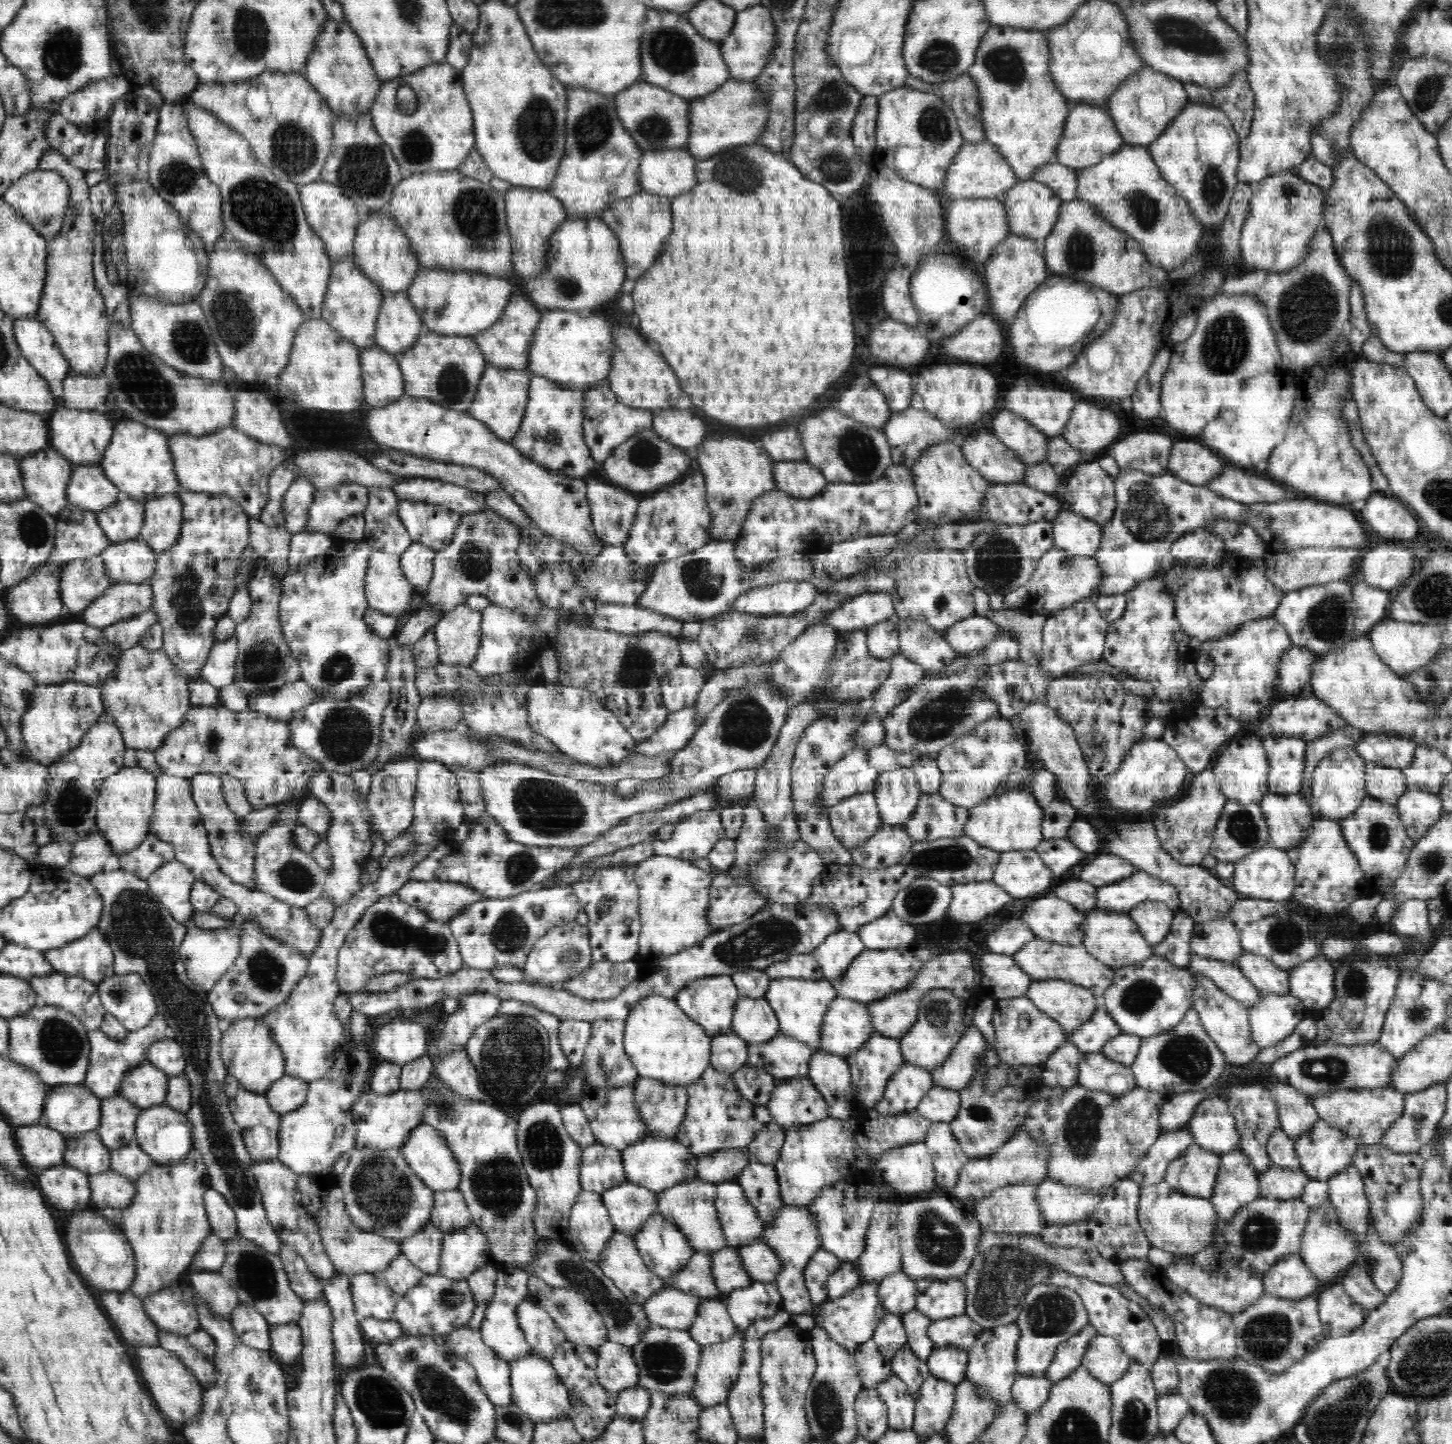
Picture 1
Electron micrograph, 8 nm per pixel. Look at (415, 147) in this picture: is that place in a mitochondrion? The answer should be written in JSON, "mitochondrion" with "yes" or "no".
{"mitochondrion":"yes"}

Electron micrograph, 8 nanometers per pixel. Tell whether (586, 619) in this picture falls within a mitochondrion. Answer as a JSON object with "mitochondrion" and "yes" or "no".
{"mitochondrion":"no"}

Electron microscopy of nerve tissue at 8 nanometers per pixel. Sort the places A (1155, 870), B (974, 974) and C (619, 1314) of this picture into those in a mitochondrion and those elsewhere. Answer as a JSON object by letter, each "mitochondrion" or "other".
{"A":"other","B":"other","C":"mitochondrion"}

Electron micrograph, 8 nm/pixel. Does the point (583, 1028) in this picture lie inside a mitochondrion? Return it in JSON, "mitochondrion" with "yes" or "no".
{"mitochondrion":"no"}

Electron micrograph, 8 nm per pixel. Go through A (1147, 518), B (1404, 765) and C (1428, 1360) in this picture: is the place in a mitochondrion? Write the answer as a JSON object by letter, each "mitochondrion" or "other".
{"A":"mitochondrion","B":"other","C":"mitochondrion"}

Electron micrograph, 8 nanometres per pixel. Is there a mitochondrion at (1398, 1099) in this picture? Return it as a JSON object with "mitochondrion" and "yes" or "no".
{"mitochondrion":"no"}

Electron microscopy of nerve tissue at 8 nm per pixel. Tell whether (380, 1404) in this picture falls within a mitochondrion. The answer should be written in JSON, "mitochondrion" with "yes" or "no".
{"mitochondrion":"yes"}

